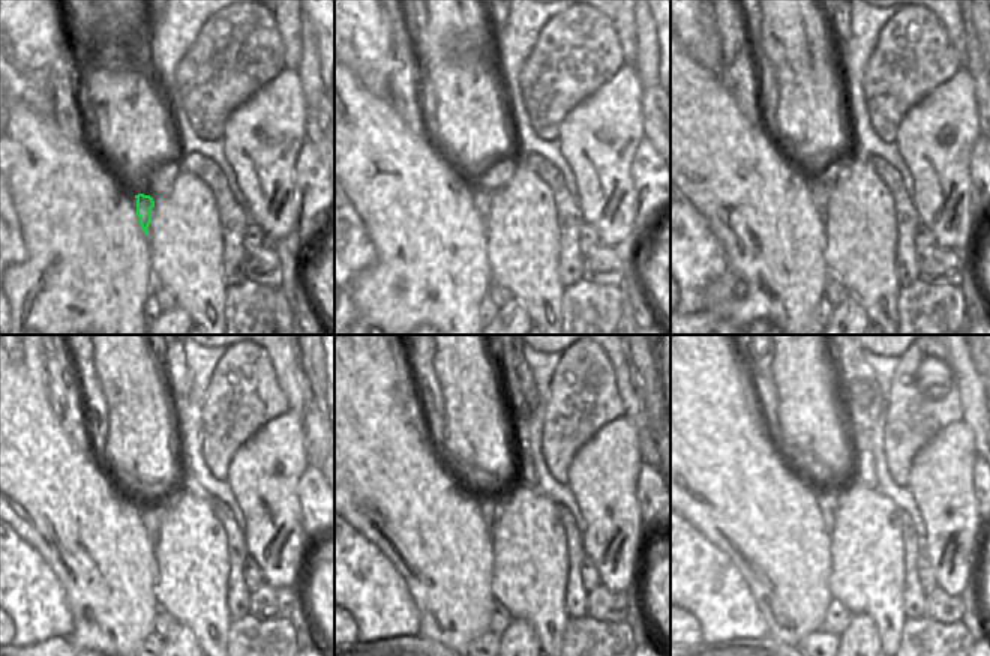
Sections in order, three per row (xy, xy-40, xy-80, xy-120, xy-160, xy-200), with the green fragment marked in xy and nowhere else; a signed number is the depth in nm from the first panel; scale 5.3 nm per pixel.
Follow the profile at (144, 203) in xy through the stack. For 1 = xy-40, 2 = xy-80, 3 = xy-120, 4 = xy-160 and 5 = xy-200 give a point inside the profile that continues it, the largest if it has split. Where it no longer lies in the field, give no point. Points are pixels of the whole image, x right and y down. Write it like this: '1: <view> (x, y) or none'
1: xy-40 (482, 197)
2: xy-80 (819, 189)
3: xy-120 (153, 514)
4: xy-160 (491, 506)
5: xy-200 (828, 500)

